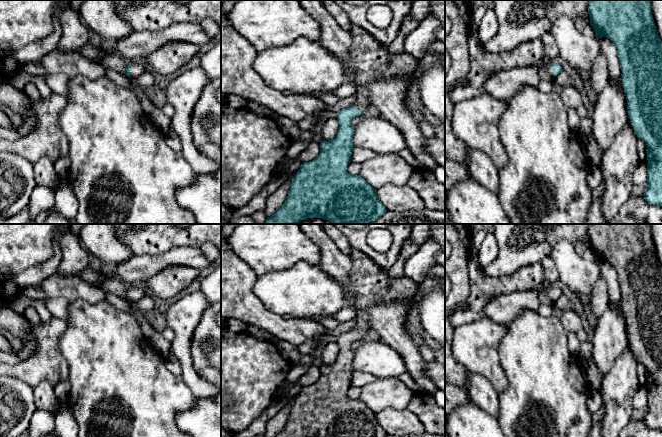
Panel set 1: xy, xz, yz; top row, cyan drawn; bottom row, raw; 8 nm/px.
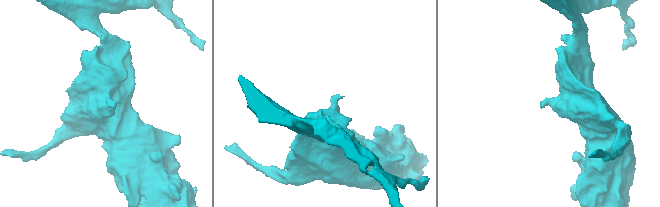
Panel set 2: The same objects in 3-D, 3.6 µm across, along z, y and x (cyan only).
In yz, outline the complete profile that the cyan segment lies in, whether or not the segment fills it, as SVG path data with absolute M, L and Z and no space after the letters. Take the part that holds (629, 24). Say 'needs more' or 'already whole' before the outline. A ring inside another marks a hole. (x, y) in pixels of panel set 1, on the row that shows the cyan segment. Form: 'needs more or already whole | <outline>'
already whole | M592 0L588 12L596 37L609 38L617 49L628 118L637 137L647 145L647 188L643 196L650 205L662 206L662 41L654 23L650 0Z

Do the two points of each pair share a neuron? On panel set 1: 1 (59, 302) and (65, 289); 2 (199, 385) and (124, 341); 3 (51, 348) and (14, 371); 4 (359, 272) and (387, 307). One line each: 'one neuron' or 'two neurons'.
1: two neurons
2: two neurons
3: one neuron
4: one neuron

